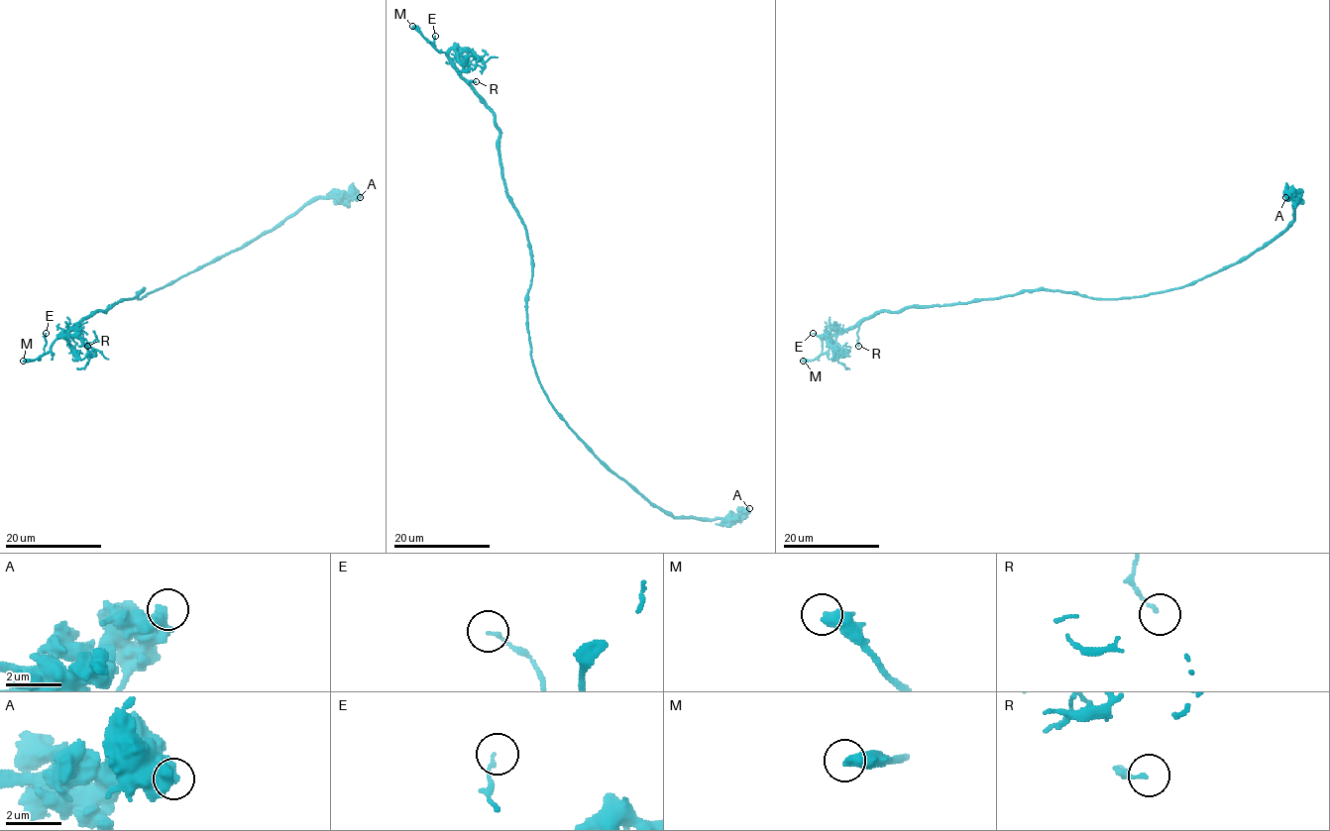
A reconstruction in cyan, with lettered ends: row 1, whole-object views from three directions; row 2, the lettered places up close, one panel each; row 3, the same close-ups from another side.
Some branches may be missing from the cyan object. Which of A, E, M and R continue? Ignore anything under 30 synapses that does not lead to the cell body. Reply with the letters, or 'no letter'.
M

